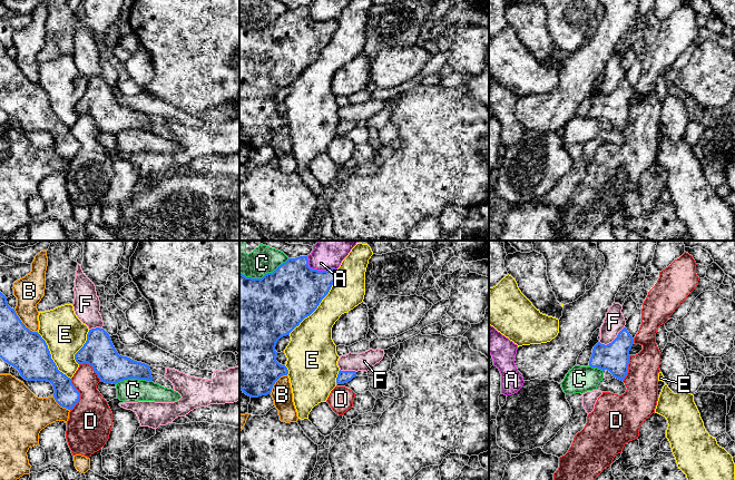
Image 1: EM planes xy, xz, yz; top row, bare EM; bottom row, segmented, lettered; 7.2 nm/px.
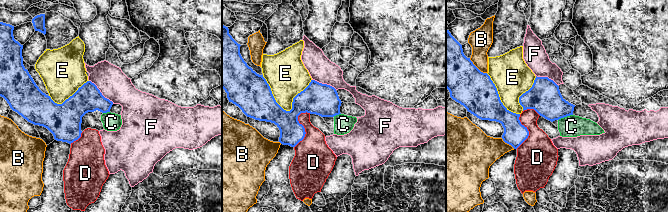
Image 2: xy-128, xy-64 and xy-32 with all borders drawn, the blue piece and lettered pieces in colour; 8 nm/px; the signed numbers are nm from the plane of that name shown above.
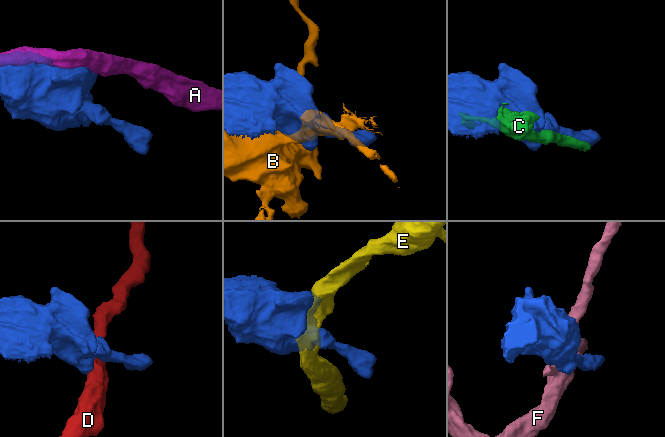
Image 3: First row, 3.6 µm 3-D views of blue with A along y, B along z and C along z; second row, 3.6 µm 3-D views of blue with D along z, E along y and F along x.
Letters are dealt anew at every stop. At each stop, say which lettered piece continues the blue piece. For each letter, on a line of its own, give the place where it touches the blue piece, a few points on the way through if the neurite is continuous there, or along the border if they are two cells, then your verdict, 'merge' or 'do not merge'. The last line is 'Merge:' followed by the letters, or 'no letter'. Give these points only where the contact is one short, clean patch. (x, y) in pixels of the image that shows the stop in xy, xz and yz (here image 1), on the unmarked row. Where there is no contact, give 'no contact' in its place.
A: xz (319, 21) | do not merge
B: xy (22, 74) | do not merge
C: xz (265, 25) | do not merge
D: xy (79, 145) | do not merge
E: xz (320, 52) | do not merge
F: yz (614, 90) | along yz (624, 77), (610, 92), (606, 95), (599, 92) | do not merge
Merge: no letter

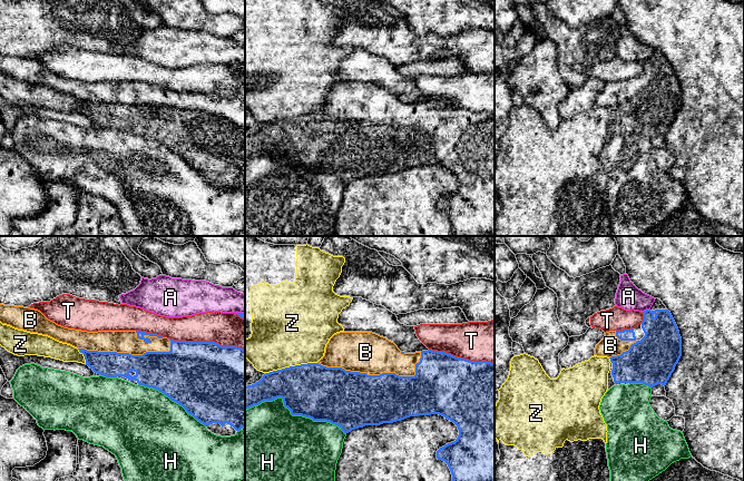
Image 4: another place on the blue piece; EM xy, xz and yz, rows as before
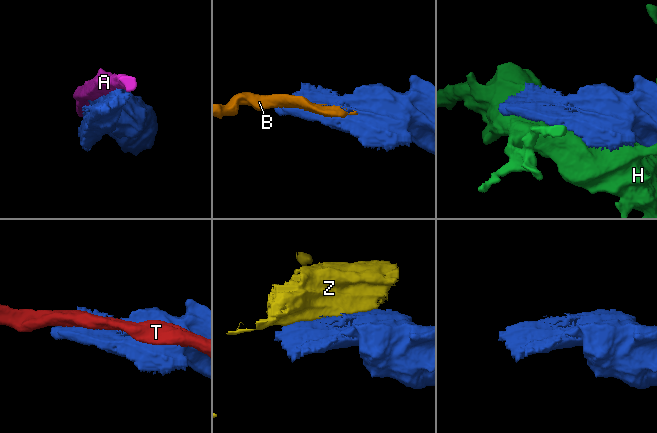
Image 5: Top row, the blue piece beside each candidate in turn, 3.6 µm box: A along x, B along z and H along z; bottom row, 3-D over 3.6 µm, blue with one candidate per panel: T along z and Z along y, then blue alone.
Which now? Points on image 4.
A: yz (646, 60) | do not merge
B: xz (377, 126) | merge
H: xz (293, 165) | do not merge
T: xy (206, 92) | do not merge
Z: xz (291, 117) | do not merge
Merge: B

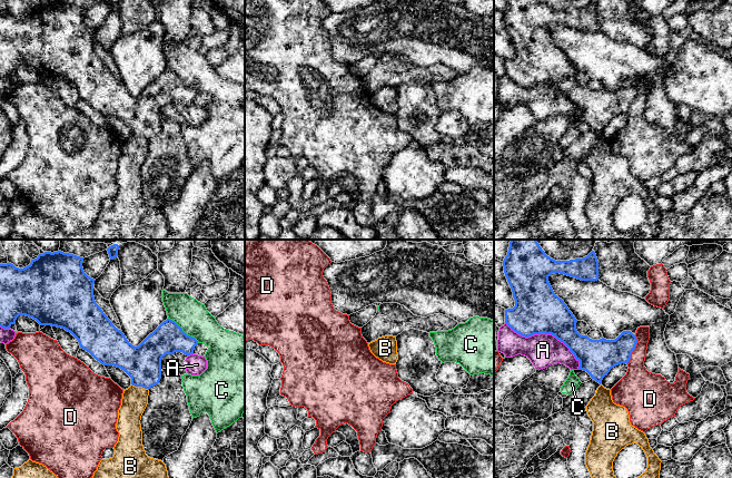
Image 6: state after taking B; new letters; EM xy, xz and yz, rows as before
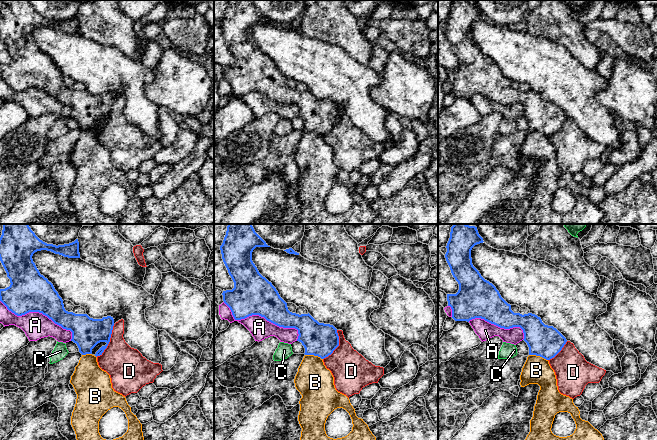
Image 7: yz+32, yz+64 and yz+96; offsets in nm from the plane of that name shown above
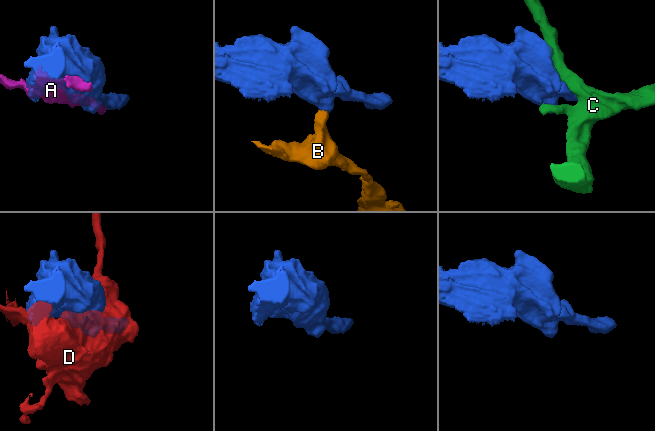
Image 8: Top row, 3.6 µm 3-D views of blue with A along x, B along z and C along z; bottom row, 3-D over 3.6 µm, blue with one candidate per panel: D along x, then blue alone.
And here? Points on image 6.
A: yz (547, 84) | do not merge
B: xy (140, 136) | along xy (131, 134), (148, 140) | do not merge
C: xy (182, 81) | along xy (168, 68), (198, 93) | do not merge
D: yz (633, 99) | do not merge
Merge: no letter

